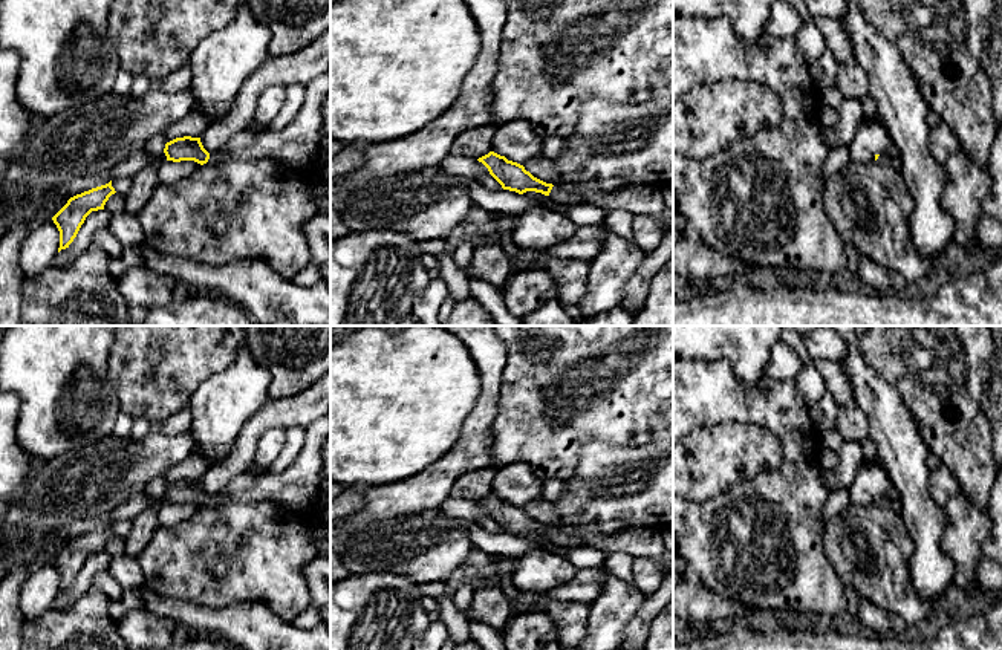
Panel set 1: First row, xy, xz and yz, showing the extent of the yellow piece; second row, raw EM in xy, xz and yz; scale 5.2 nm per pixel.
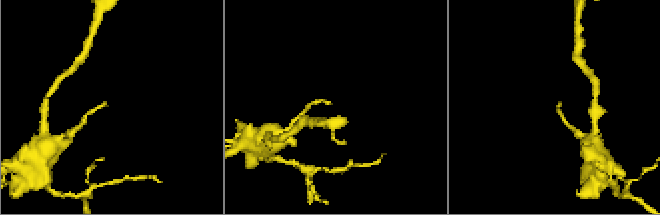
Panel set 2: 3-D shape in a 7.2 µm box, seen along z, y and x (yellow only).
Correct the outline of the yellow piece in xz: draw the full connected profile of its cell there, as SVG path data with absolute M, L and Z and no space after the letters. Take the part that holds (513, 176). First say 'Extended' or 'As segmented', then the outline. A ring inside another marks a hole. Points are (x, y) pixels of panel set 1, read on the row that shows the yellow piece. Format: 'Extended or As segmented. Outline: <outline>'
Extended. Outline: M494 151L477 159L503 190L523 194L526 191L542 193L554 202L575 203L587 202L606 211L624 210L635 216L662 217L667 214L664 193L653 185L629 185L609 193L584 190L577 185L552 185L534 177L523 165L508 161Z

